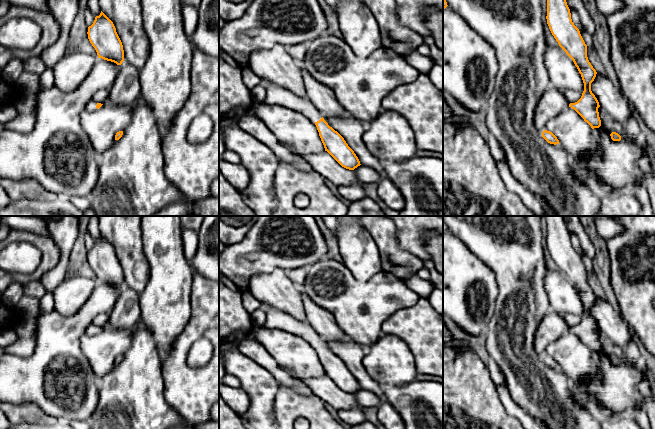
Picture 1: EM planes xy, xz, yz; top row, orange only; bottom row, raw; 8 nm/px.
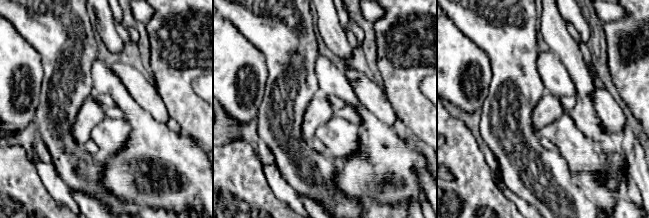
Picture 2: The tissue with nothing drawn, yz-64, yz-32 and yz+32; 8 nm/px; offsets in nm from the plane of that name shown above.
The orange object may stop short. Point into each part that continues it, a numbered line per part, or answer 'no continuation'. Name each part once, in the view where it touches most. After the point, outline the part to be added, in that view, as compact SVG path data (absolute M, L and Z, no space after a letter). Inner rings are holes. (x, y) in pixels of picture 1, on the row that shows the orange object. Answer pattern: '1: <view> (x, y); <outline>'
1: xz (275, 95); M262 81L261 84L266 89L266 97L262 104L278 105L300 112L308 117L313 123L322 118L322 114L316 109L307 98L303 99L295 96L291 91L283 89L270 82Z

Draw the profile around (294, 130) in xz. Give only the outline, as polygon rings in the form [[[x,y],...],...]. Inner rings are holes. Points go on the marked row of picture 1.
[[[260,103],[256,115],[281,144],[301,158],[325,151],[315,123],[304,114],[286,107]]]

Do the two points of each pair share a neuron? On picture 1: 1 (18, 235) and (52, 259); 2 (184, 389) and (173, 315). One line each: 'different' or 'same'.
1: same
2: different

